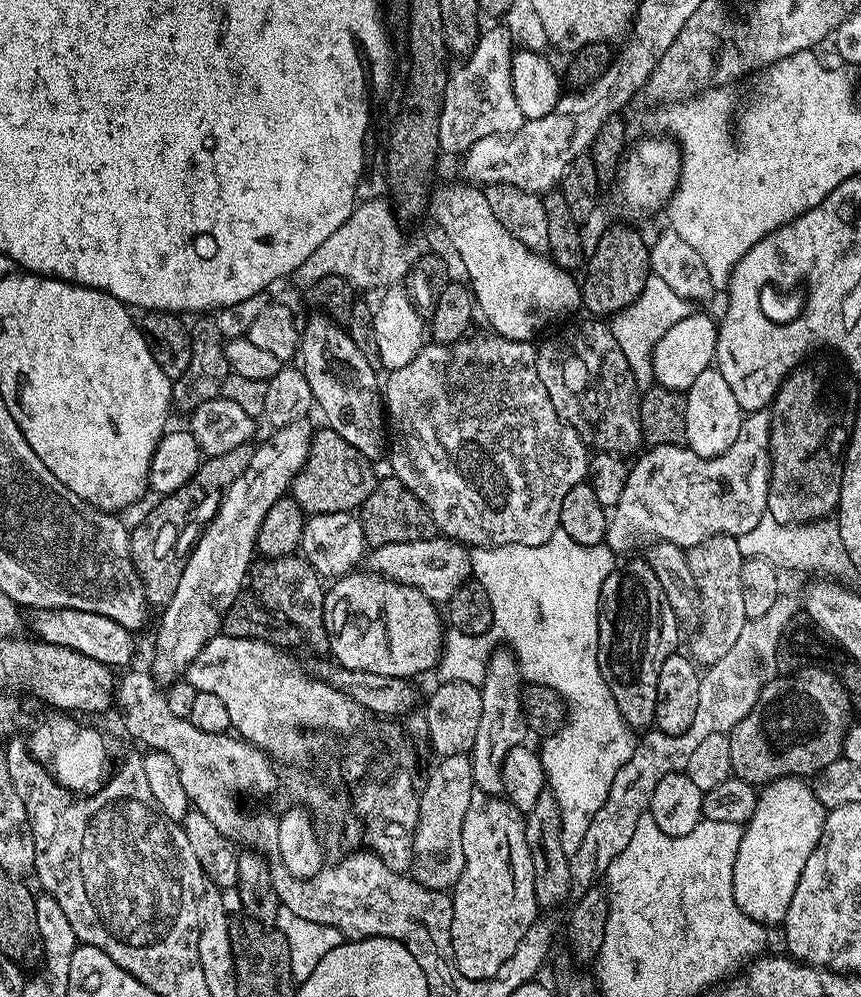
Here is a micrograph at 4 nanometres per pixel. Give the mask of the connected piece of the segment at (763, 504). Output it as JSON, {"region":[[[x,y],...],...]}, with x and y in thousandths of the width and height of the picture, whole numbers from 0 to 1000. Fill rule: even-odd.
{"region":[[[891,412],[876,413],[865,416],[862,427],[857,431],[857,439],[852,443],[852,447],[848,447],[848,451],[843,451],[836,457],[826,457],[825,459],[815,459],[811,455],[806,455],[806,451],[794,445],[779,445],[778,447],[764,447],[763,449],[754,448],[751,451],[744,452],[738,458],[739,466],[735,464],[729,471],[727,479],[727,491],[722,491],[722,499],[718,499],[714,510],[710,511],[706,521],[706,533],[704,546],[710,550],[712,555],[729,554],[733,550],[739,550],[743,545],[749,545],[748,538],[757,538],[753,540],[765,540],[772,546],[782,546],[792,551],[801,551],[811,548],[815,544],[820,544],[826,538],[854,538],[858,539],[873,533],[883,521],[890,518],[892,513],[892,488],[894,487],[894,471],[897,464],[894,463],[894,427],[897,426],[897,418]]]}

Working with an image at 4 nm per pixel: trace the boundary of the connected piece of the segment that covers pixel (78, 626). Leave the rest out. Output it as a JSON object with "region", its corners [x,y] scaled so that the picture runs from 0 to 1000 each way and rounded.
{"region":[[[43,610],[36,618],[37,630],[43,634],[41,637],[53,646],[91,652],[100,656],[100,660],[109,660],[109,664],[118,664],[131,672],[144,672],[152,667],[149,665],[158,654],[159,639],[146,628],[137,628],[137,624],[131,624],[129,620],[118,620],[118,616],[105,616],[100,612],[57,610]]]}

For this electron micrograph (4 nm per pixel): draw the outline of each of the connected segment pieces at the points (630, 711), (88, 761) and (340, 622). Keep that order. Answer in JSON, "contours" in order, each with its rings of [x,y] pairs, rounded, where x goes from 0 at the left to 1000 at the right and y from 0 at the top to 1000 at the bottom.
{"contours":[[[[747,561],[734,562],[725,571],[712,572],[697,597],[695,624],[695,668],[722,720],[735,732],[753,732],[762,721],[764,672],[786,653],[792,631],[760,580],[760,572]]],[[[60,716],[57,722],[51,722],[37,734],[37,739],[31,739],[30,745],[34,753],[41,762],[55,768],[66,784],[73,790],[79,791],[85,796],[106,796],[115,794],[124,784],[128,775],[131,773],[132,766],[125,763],[125,754],[121,751],[121,742],[107,730],[92,730],[87,726],[85,719],[79,716]]],[[[420,574],[405,575],[389,581],[377,593],[374,632],[381,640],[387,663],[396,670],[469,681],[484,680],[499,671],[503,673],[510,667],[518,639],[517,633],[513,634],[516,622],[512,615],[509,616],[510,609],[477,588],[440,577],[424,577]]]]}

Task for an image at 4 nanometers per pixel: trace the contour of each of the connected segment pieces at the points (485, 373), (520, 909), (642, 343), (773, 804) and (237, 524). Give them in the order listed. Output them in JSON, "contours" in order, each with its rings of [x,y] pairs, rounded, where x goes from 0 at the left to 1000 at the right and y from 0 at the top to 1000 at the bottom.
{"contours":[[[[545,336],[531,341],[528,345],[494,344],[492,350],[481,355],[481,363],[472,363],[472,367],[456,369],[449,374],[444,385],[444,405],[448,410],[448,425],[453,430],[453,457],[455,453],[454,476],[459,477],[479,492],[495,508],[503,527],[517,539],[524,539],[540,548],[548,550],[577,550],[589,546],[602,548],[630,548],[647,534],[650,529],[649,512],[657,495],[672,485],[679,484],[683,476],[685,450],[674,437],[643,411],[643,403],[639,403],[639,395],[634,395],[634,387],[630,387],[630,379],[625,379],[621,344],[592,342],[583,337]]],[[[576,796],[549,797],[541,812],[541,820],[537,824],[539,872],[523,895],[525,901],[523,941],[532,973],[547,983],[568,983],[570,979],[576,979],[578,973],[583,973],[585,966],[595,960],[597,953],[602,953],[609,938],[624,926],[625,906],[620,891],[620,872],[616,850],[612,849],[609,836],[609,824],[610,819],[604,811]]],[[[756,275],[743,293],[743,297],[717,315],[712,316],[708,328],[713,339],[718,342],[719,350],[727,358],[736,376],[739,388],[742,392],[753,392],[761,386],[758,379],[758,351],[764,340],[774,335],[774,331],[790,323],[792,319],[804,314],[803,302],[786,297],[769,279]]],[[[912,777],[882,791],[876,816],[863,827],[862,845],[857,845],[852,861],[852,905],[862,917],[889,929],[909,928],[936,861],[945,857],[945,849],[955,841],[958,817],[959,811],[937,781]]],[[[357,420],[346,423],[337,423],[337,427],[319,430],[316,438],[303,449],[298,448],[290,459],[290,467],[281,471],[281,479],[276,479],[262,490],[260,498],[256,502],[256,511],[249,516],[249,520],[232,536],[223,555],[218,557],[216,568],[211,572],[211,580],[207,583],[207,592],[202,592],[202,600],[197,600],[195,606],[189,607],[186,618],[186,627],[181,630],[181,659],[177,662],[174,673],[178,678],[187,683],[203,684],[217,675],[218,665],[249,640],[261,625],[267,608],[273,602],[278,602],[286,590],[286,583],[290,578],[293,558],[297,554],[297,541],[300,532],[304,528],[304,520],[318,508],[318,504],[331,501],[332,494],[339,488],[339,480],[348,473],[348,469],[355,463],[358,452],[362,446],[364,426],[358,426]]]]}

